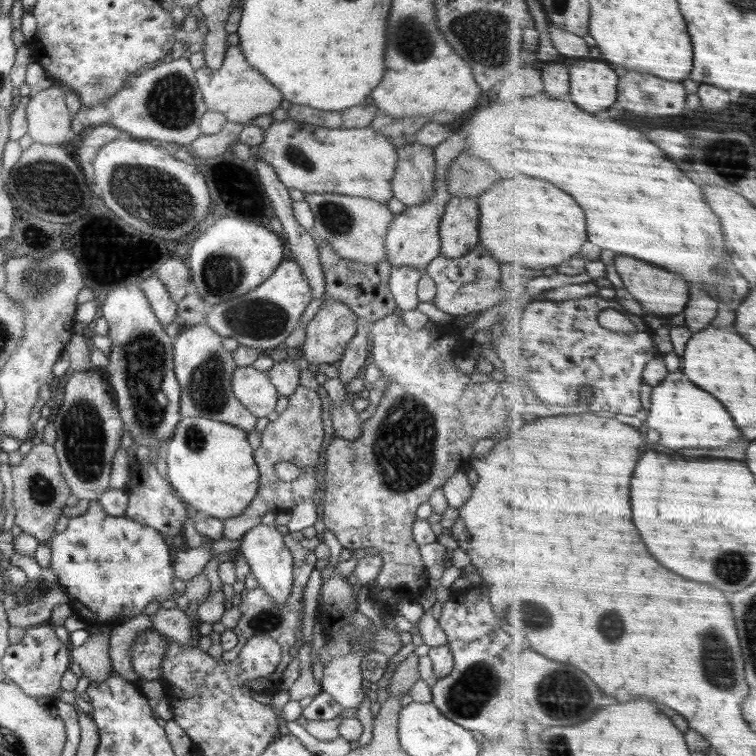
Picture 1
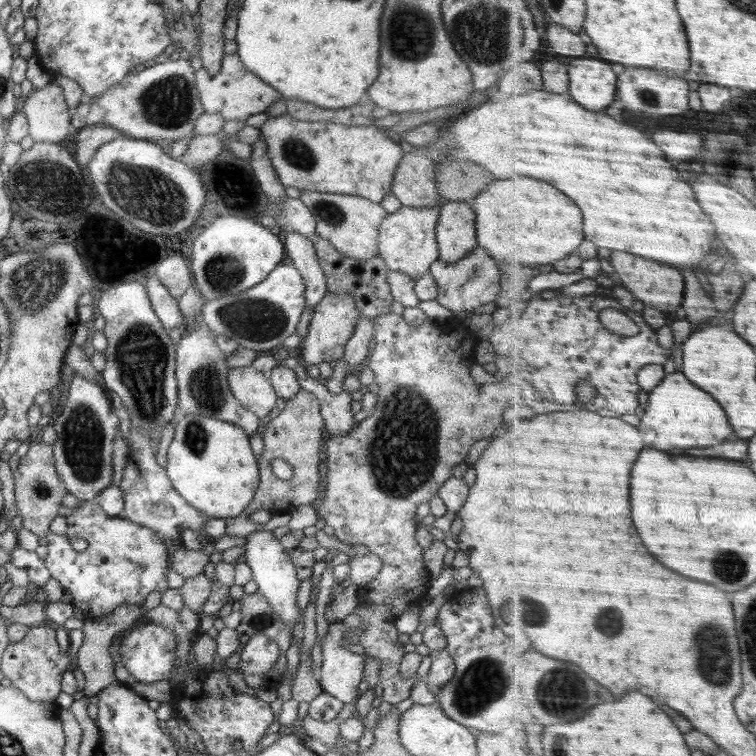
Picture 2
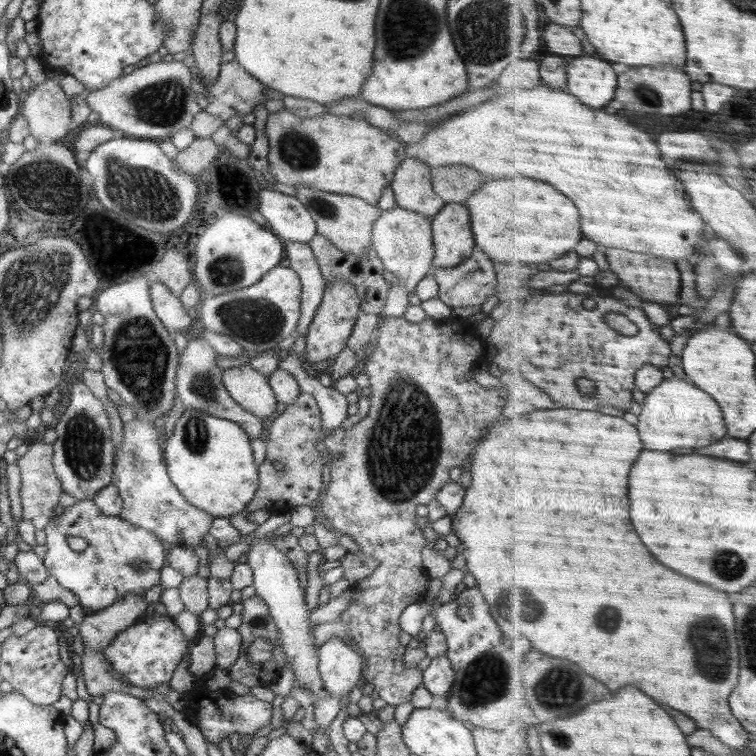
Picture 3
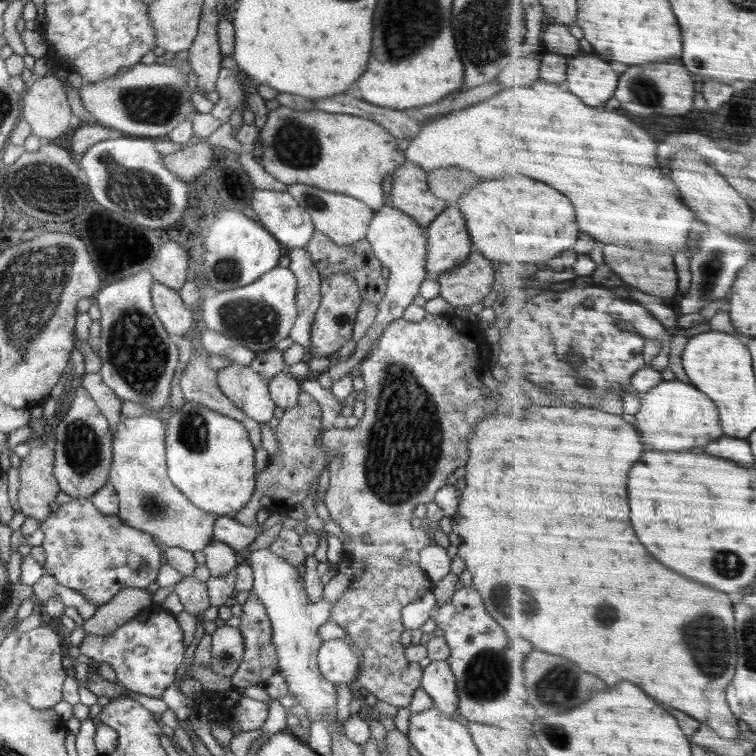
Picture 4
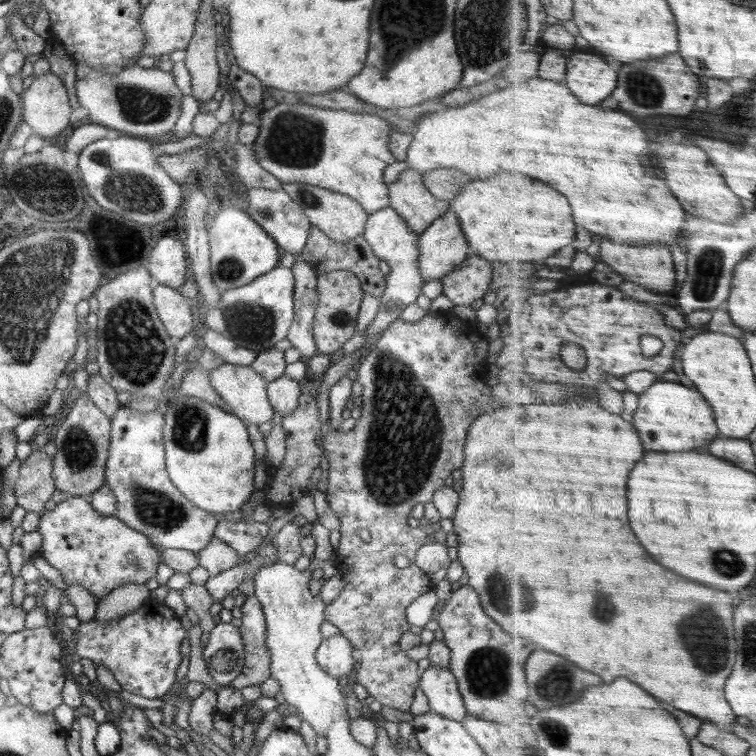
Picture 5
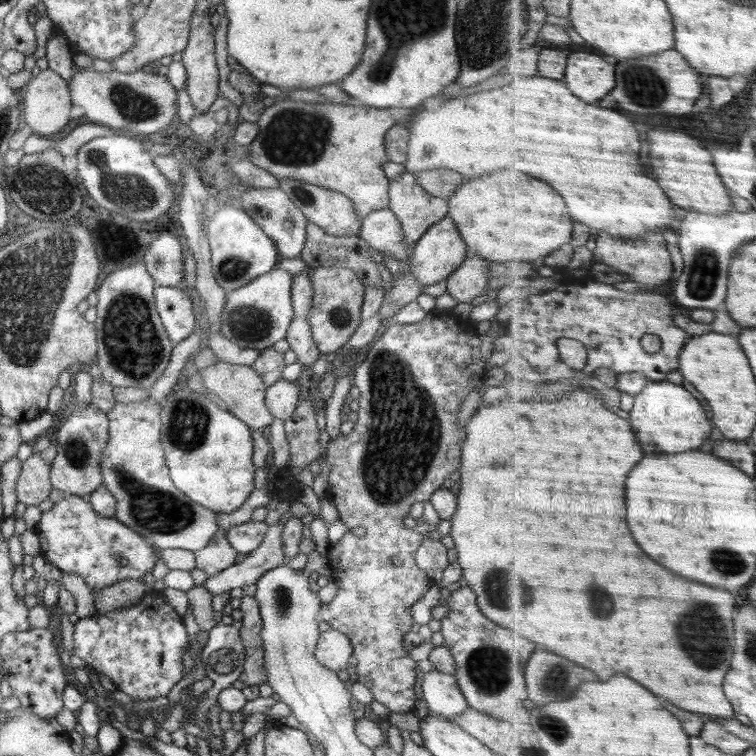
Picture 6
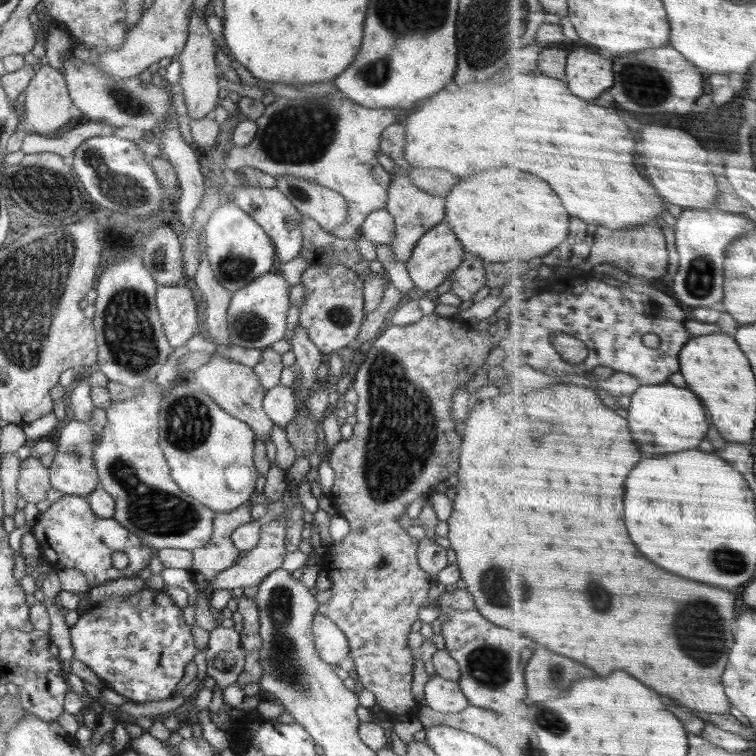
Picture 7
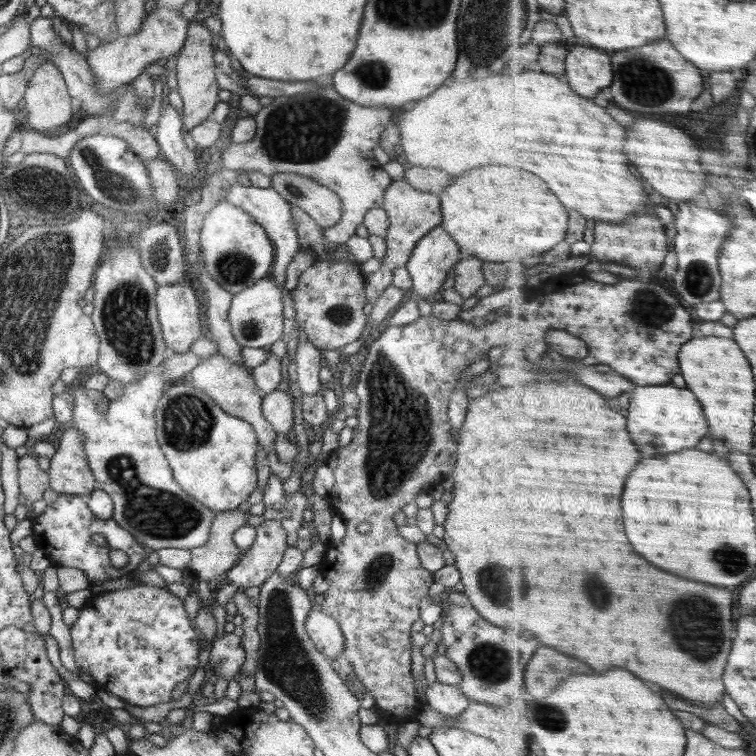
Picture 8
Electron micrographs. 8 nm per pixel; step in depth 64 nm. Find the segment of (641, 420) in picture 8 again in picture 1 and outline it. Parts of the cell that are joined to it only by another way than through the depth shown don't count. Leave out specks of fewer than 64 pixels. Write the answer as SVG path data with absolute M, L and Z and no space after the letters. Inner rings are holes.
M683 371L670 373L666 380L653 387L652 405L646 424L640 428L648 432L650 444L662 444L666 448L722 448L736 445L734 440L744 440L744 432L736 426L732 413L710 392L694 384ZM714 440L714 442L712 442Z

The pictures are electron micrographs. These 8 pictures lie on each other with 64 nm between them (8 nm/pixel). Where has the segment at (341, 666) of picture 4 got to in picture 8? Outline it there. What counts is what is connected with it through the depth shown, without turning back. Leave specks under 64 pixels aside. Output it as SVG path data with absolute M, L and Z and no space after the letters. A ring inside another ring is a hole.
M318 606L310 609L305 626L312 642L324 656L338 658L344 654L344 636L338 623Z

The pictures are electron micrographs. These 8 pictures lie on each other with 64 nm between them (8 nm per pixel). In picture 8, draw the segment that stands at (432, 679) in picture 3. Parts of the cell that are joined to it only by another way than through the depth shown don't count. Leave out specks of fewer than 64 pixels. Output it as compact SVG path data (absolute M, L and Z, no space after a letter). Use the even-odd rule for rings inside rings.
M434 683L426 689L426 701L430 708L455 720L469 706L470 700L463 696L458 687Z

